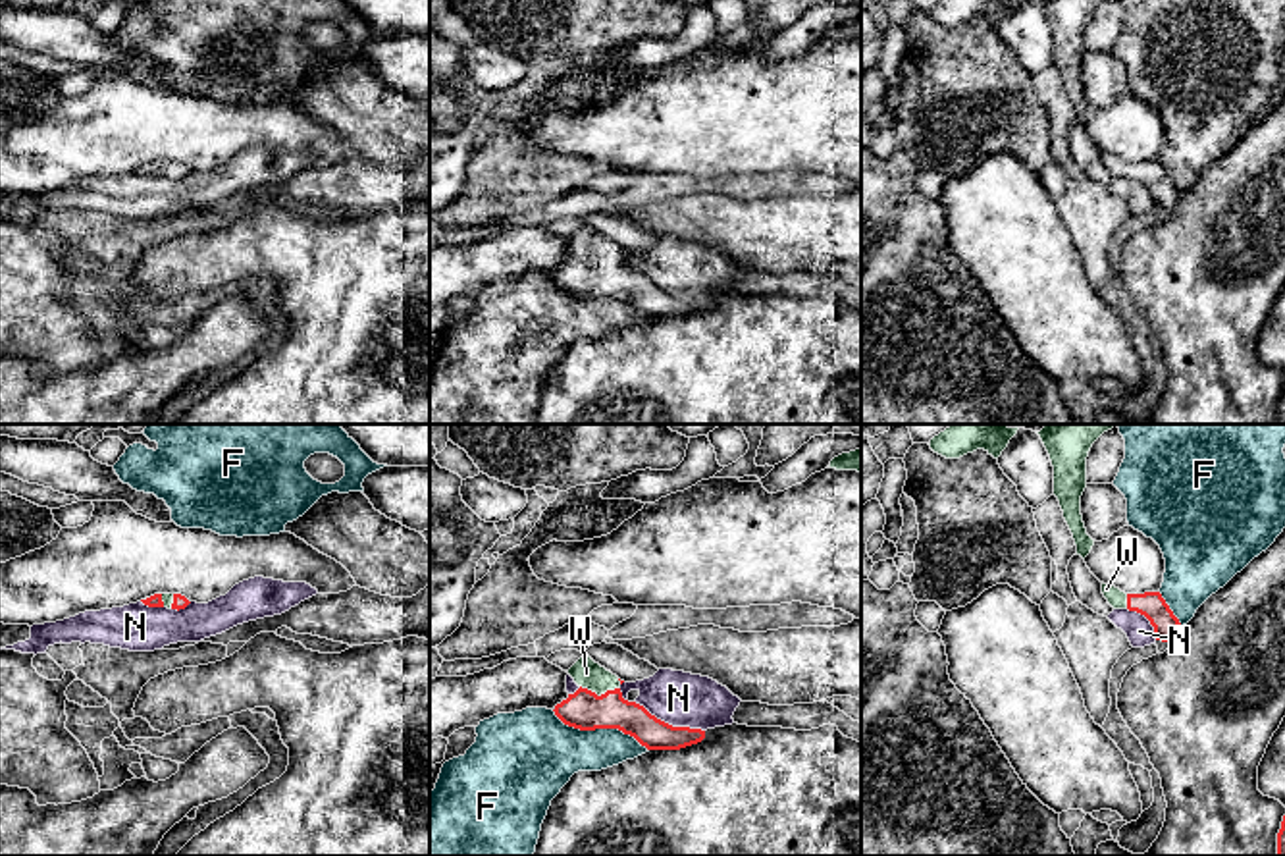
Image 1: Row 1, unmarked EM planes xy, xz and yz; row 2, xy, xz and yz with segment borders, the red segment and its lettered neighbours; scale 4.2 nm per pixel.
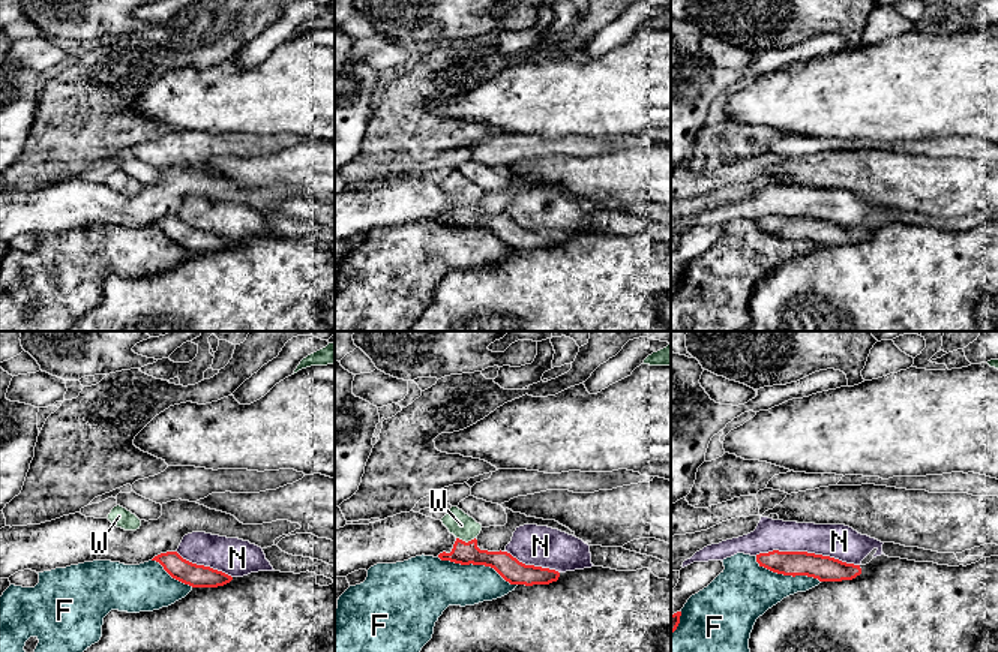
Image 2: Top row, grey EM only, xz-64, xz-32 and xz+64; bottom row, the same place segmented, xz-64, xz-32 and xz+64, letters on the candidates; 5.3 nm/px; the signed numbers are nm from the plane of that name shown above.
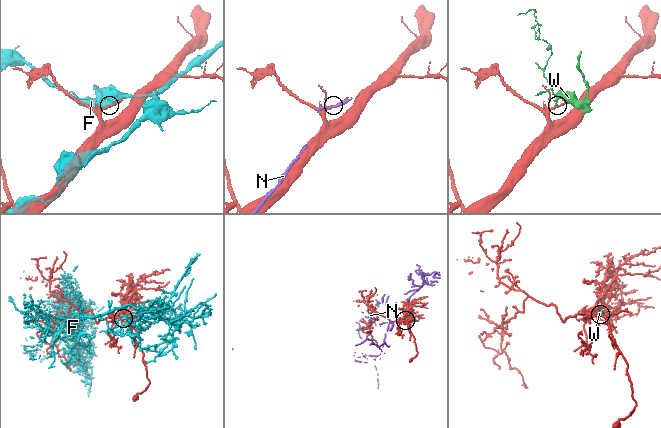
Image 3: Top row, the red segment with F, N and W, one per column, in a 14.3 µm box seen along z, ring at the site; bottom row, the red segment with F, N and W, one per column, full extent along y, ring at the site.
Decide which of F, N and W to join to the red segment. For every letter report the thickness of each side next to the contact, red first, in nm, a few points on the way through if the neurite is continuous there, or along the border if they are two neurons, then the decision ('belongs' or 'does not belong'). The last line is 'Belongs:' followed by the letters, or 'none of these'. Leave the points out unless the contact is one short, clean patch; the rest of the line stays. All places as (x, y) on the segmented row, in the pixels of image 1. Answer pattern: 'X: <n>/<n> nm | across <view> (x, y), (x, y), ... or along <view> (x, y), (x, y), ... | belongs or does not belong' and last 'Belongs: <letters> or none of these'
F: 170/280 nm | does not belong
N: 150/220 nm | does not belong
W: 170/120 nm | across xz (584, 710), (602, 695), (586, 673) | belongs
Belongs: W

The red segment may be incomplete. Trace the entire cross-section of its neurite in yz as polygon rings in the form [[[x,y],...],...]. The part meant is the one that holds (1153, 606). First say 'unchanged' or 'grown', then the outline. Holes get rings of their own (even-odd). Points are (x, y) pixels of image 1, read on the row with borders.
grown; [[[1102,582],[1102,594],[1114,609],[1129,609],[1144,615],[1154,627],[1156,640],[1171,644],[1179,636],[1181,623],[1160,592],[1125,594]]]

